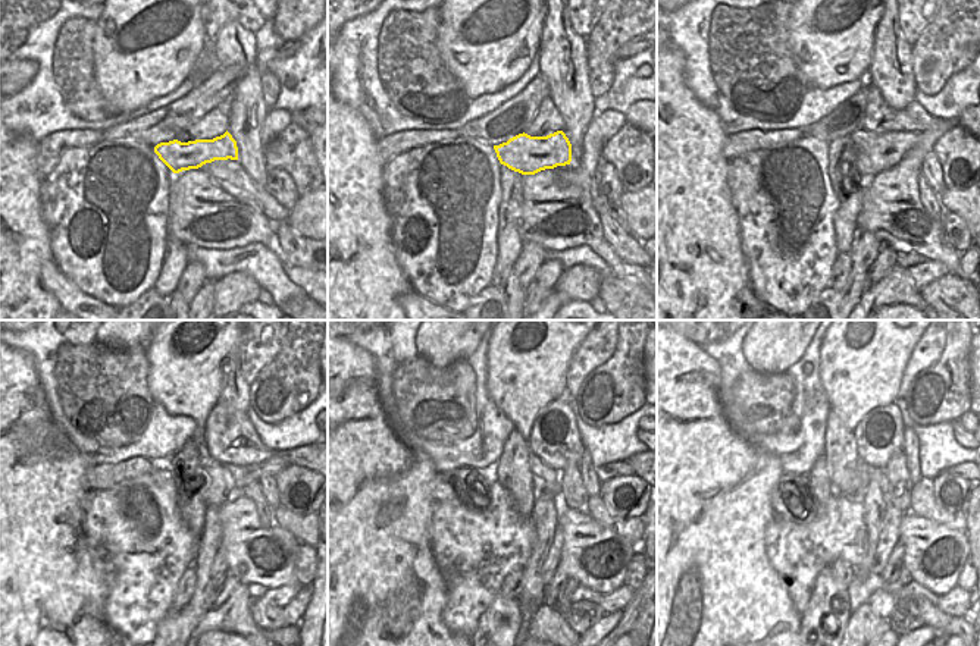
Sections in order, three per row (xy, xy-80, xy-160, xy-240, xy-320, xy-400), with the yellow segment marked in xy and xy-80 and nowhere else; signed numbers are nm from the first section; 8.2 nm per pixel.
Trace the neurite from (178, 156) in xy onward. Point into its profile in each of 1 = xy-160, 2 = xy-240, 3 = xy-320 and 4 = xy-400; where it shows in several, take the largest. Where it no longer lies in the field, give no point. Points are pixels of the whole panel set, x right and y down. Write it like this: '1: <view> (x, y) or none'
1: xy-160 (877, 151)
2: xy-240 (225, 480)
3: xy-320 (607, 472)
4: xy-400 (955, 470)

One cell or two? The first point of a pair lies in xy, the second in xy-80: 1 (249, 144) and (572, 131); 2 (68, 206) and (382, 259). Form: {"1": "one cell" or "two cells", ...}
{"1": "one cell", "2": "two cells"}

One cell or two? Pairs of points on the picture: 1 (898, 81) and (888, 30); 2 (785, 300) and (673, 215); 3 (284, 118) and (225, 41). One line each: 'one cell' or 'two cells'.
1: one cell
2: two cells
3: two cells

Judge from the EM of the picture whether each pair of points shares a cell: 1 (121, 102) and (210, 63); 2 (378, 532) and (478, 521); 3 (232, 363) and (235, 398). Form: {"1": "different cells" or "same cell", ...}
{"1": "different cells", "2": "different cells", "3": "same cell"}

